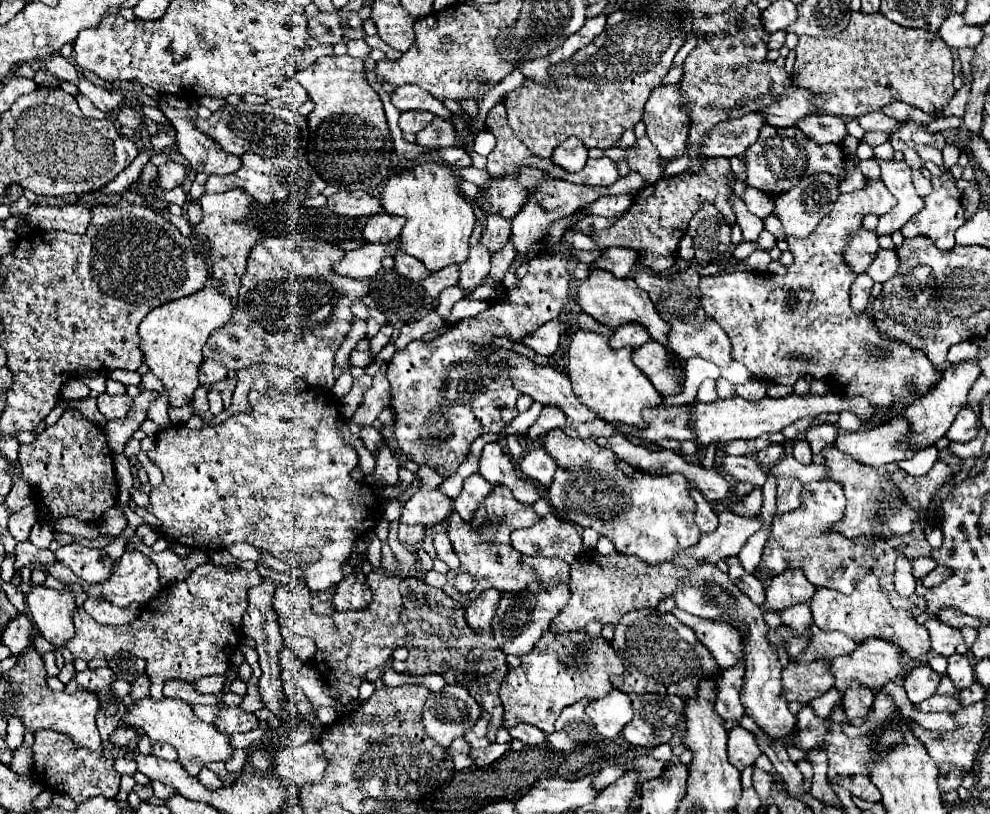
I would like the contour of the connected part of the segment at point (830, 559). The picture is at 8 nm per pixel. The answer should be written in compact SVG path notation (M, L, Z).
M836 481L808 483L808 487L804 487L804 503L800 505L800 509L796 509L788 515L780 515L780 519L774 519L772 533L764 545L760 569L764 569L770 575L778 575L786 567L788 569L802 567L806 579L814 587L828 587L828 589L836 589L840 593L852 593L856 581L860 581L868 573L874 573L878 577L880 585L886 589L888 599L894 607L908 609L914 617L924 613L924 597L918 597L918 595L902 597L896 593L894 563L898 557L918 559L918 557L932 555L932 547L924 539L926 521L918 521L918 525L914 525L914 529L906 535L892 535L892 537L860 535L856 539L846 539L842 533L830 529L842 517L844 517L844 487Z

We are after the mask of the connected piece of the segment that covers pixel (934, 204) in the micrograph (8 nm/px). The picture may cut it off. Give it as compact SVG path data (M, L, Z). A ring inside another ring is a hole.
M946 171L942 177L930 177L932 181L932 201L926 201L926 207L922 213L914 215L912 221L908 221L900 233L904 237L918 237L918 235L924 235L928 239L932 239L936 243L938 249L942 251L948 251L954 247L954 231L966 223L966 211L960 203L960 197L962 197L962 191L956 189L954 185L954 177L950 171Z

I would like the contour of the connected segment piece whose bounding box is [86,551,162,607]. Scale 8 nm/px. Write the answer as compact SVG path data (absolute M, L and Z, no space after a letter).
M126 551L116 563L116 575L102 585L88 585L90 597L104 597L110 603L126 607L130 603L148 603L160 593L158 567L150 557L140 551Z

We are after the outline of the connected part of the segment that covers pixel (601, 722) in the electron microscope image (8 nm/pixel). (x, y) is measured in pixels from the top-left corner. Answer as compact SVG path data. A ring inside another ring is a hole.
M618 689L610 691L604 699L592 701L586 707L586 713L602 737L618 735L634 717L630 697Z

